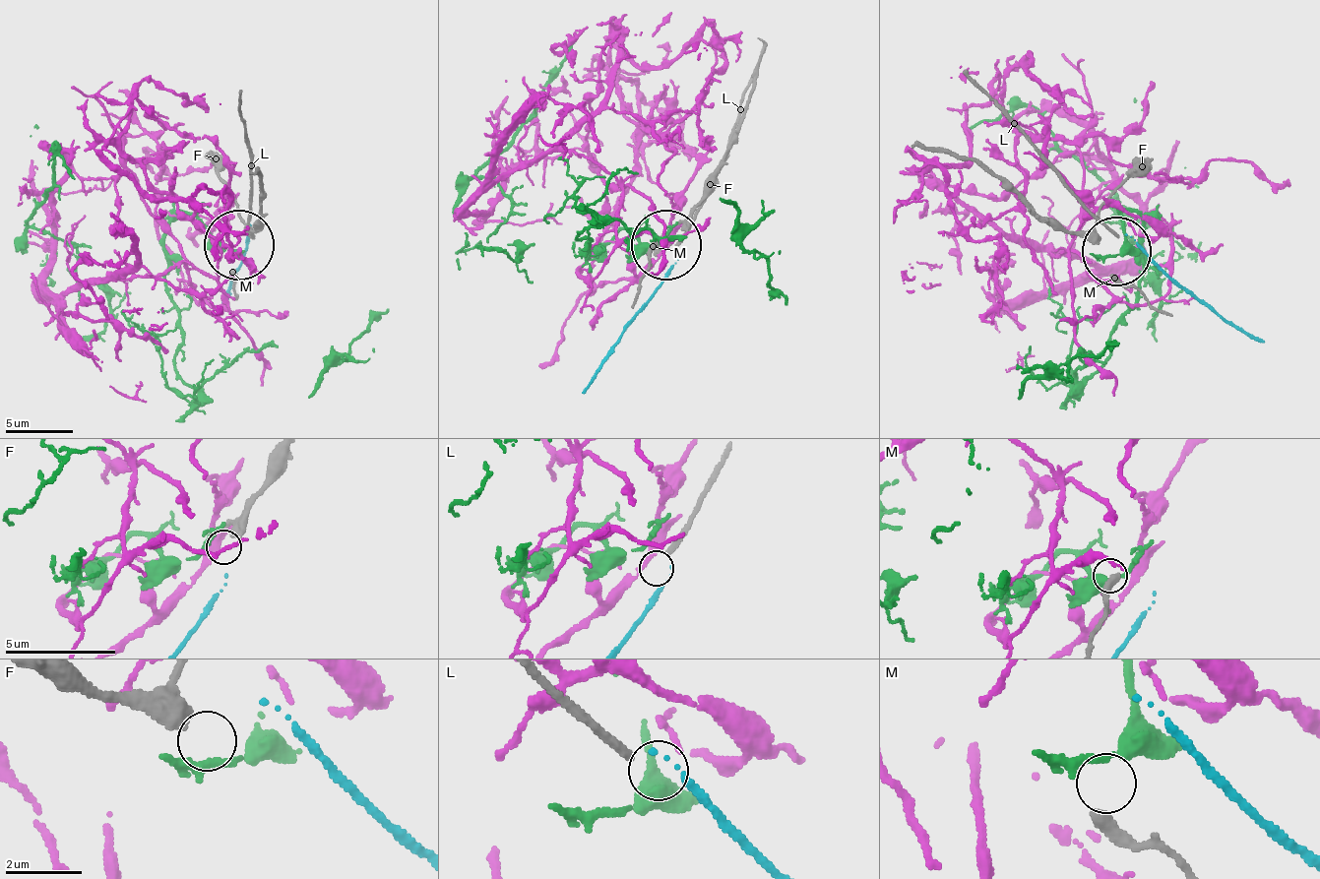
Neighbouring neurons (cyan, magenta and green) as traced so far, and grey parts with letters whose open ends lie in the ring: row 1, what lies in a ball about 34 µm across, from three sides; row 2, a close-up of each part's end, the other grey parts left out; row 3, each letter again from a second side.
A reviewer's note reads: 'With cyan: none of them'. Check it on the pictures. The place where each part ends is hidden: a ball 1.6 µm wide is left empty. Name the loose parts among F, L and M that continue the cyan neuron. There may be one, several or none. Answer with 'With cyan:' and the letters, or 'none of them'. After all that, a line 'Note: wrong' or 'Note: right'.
With cyan: none of them
Note: right

